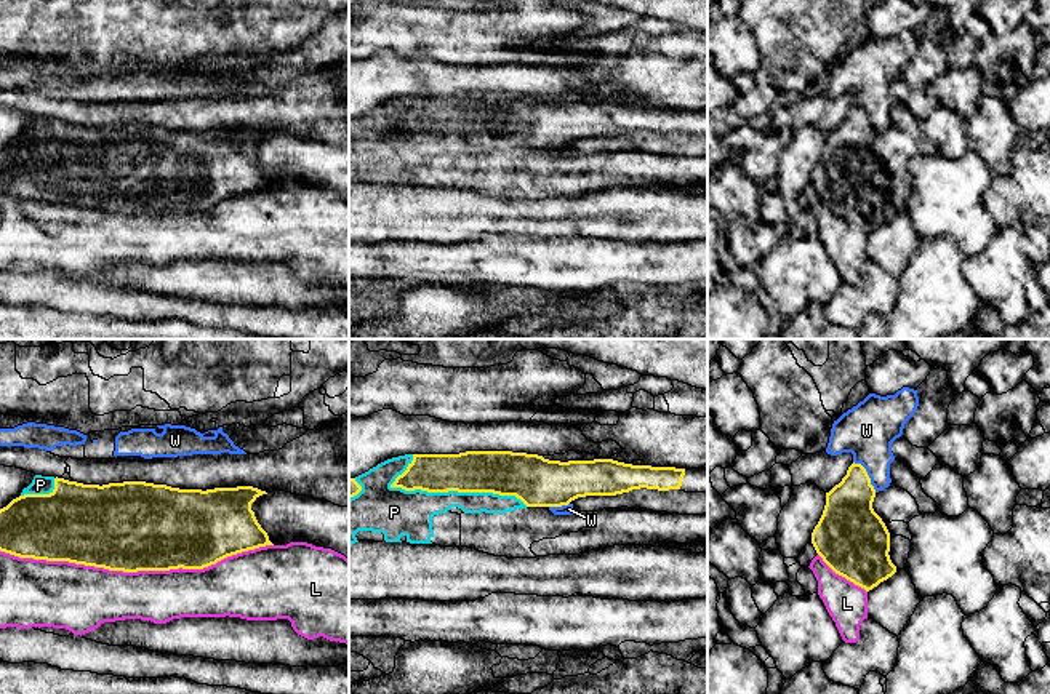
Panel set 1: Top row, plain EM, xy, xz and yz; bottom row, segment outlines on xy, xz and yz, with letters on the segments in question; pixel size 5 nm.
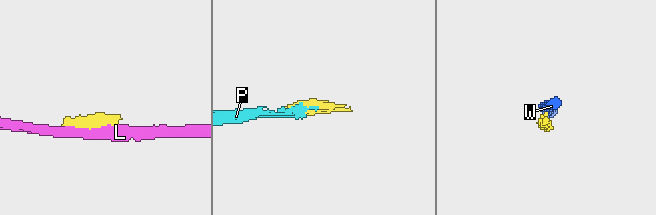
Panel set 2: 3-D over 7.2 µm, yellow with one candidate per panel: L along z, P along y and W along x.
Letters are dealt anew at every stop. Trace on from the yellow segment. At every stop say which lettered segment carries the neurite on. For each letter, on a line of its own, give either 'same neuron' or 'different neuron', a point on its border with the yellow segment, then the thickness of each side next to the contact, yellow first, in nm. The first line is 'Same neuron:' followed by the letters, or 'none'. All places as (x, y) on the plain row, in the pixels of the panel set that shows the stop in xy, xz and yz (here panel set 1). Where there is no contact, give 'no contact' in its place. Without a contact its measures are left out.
Same neuron: P
L: different neuron | xy (136, 213) | 460/280 nm
P: same neuron | xz (458, 133) | 220/200 nm
W: different neuron | yz (868, 117) | 280/280 nm

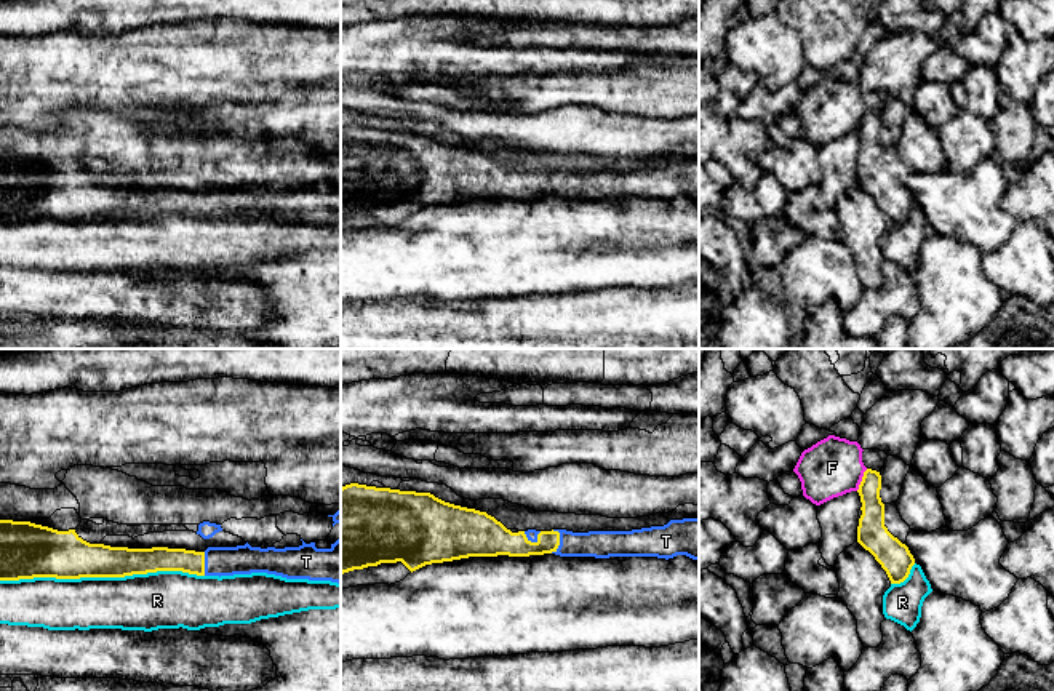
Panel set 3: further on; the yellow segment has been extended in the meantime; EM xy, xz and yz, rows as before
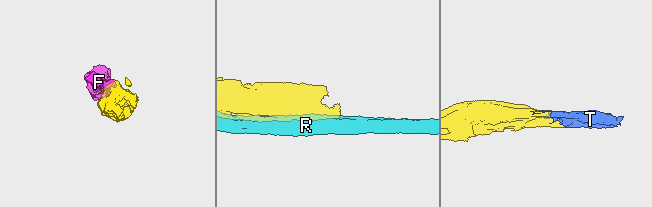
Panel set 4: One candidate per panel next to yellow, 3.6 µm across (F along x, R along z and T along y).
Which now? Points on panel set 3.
Same neuron: T
F: different neuron | yz (862, 122) | 130/300 nm
R: different neuron | xy (101, 218) | 240/280 nm
T: same neuron | xz (558, 184) | 130/140 nm

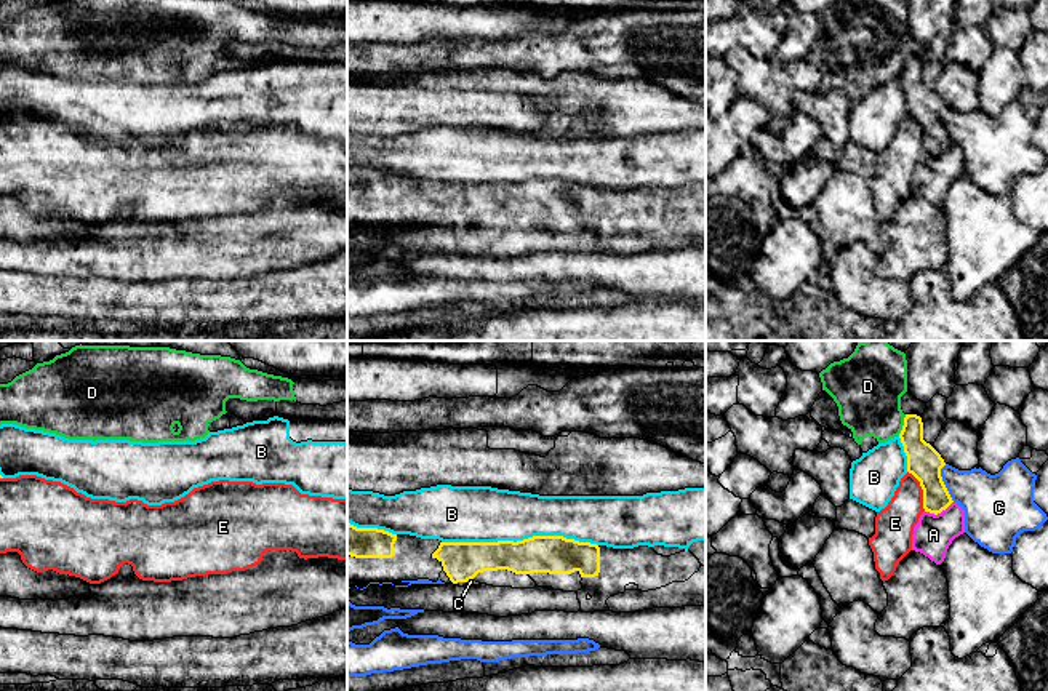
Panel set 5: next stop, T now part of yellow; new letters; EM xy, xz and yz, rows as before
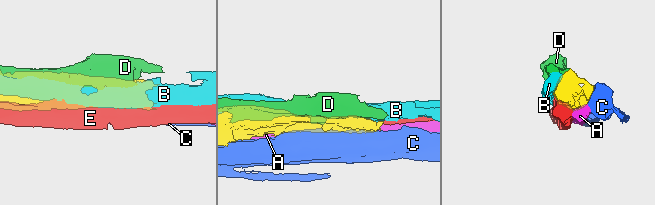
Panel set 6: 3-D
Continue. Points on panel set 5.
Same neuron: none
A: different neuron | yz (938, 154) | 170/200 nm
B: different neuron | xz (520, 183) | 190/280 nm
C: different neuron | yz (943, 125) | 170/280 nm
D: different neuron | yz (904, 66) | 170/340 nm
E: different neuron | yz (924, 133) | 170/190 nm

